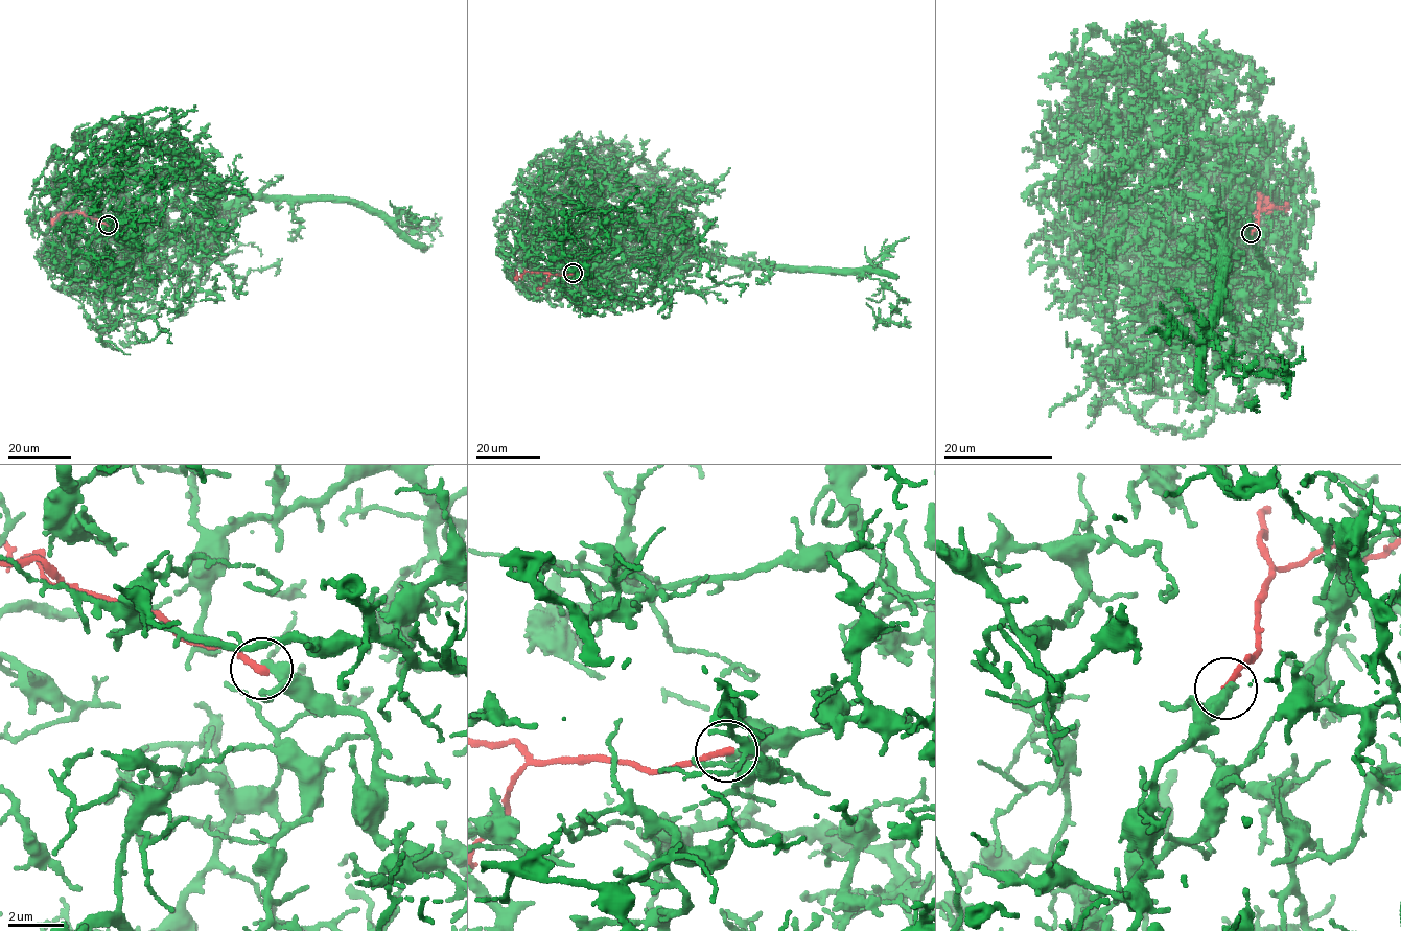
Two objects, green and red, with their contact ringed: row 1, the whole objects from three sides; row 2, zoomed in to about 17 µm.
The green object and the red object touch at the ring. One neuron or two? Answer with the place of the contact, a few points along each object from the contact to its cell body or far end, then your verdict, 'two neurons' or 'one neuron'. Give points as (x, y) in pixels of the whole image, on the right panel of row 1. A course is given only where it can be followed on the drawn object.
at (1251, 233); green runs (1251, 233), (1219, 300), (1215, 210), (1145, 117), (1149, 84), (1126, 73), (1150, 29), (1127, 29); red runs (1251, 233), (1257, 226), (1260, 194), (1264, 199), (1265, 207), (1252, 213); two neurons

